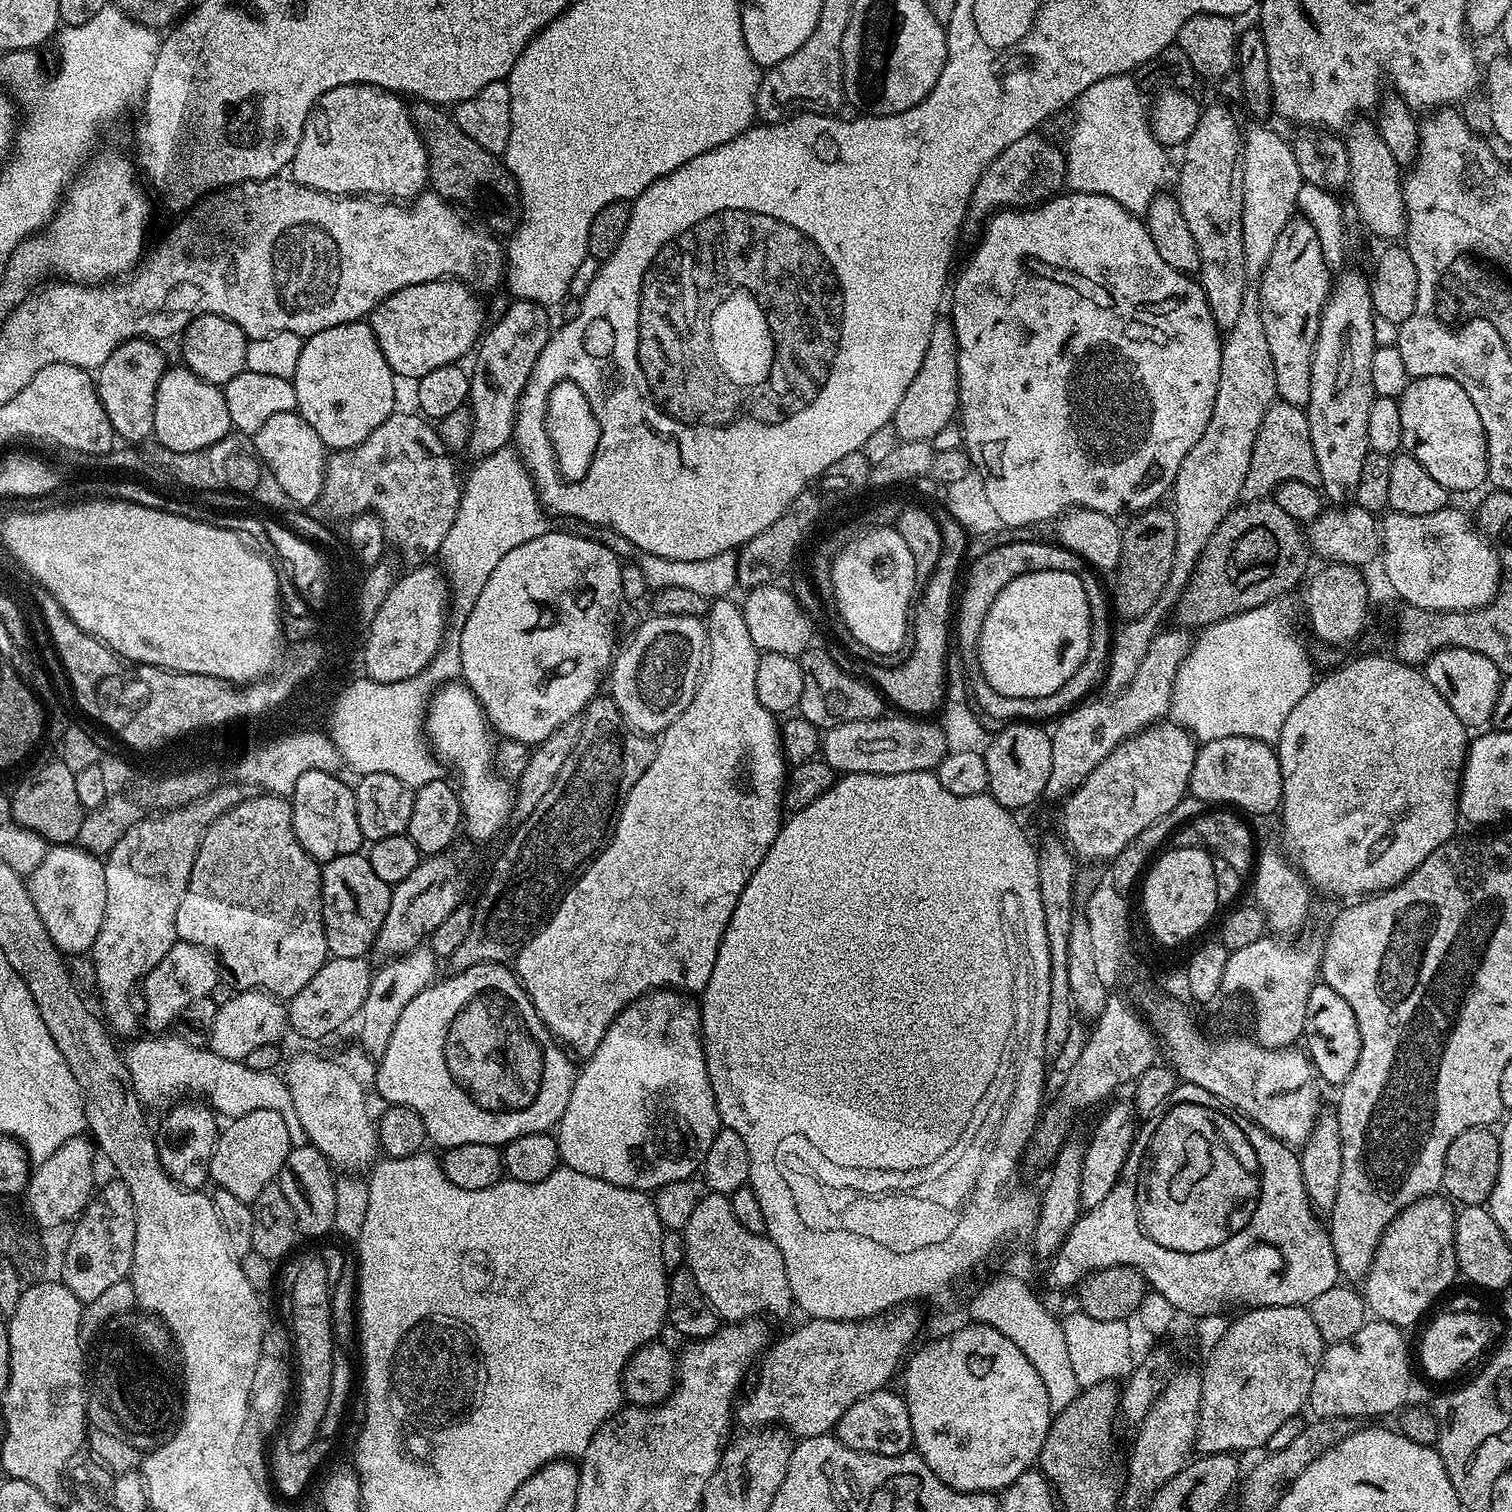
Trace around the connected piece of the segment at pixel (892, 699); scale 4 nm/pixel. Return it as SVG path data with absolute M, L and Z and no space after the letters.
M947 510L936 516L938 530L942 534L942 554L938 554L938 566L934 566L934 574L922 586L914 611L910 616L910 648L912 653L905 664L897 668L876 668L870 675L873 685L882 693L885 701L892 704L893 709L916 718L924 718L934 713L944 704L946 699L946 673L948 671L947 656L950 651L950 634L948 627L954 624L954 597L958 592L958 581L968 555L970 535L955 516Z

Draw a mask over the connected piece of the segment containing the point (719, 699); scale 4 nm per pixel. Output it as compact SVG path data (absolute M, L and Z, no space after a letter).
M732 598L713 599L706 613L706 663L690 706L686 706L686 710L682 710L682 714L678 714L676 721L665 728L659 737L654 762L646 766L642 778L634 782L634 786L624 797L615 817L610 839L605 843L600 855L577 875L576 883L560 899L555 912L514 957L514 971L520 985L528 991L536 1013L557 1041L571 1049L577 1057L592 1056L594 1050L598 1050L598 1042L602 1042L613 1018L644 993L653 990L679 990L685 994L703 993L704 987L710 982L711 969L718 958L718 946L734 914L734 906L738 906L738 898L742 898L746 882L750 882L754 870L758 870L762 858L766 858L770 846L774 846L774 838L778 838L782 823L780 812L785 811L786 761L780 748L777 717L768 712L766 706L762 706L762 702L758 702L758 686L754 686L760 653L760 649L750 638L743 607L737 601L735 604Z

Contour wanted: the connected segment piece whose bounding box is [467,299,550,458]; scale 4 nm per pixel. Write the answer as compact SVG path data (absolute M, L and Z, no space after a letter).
M513 299L511 303L501 314L500 321L483 333L474 352L476 365L470 368L472 385L468 399L474 414L474 434L470 434L467 451L473 452L476 458L509 447L522 390L526 390L530 370L534 370L534 362L538 362L538 354L542 354L550 335L549 309L545 305L518 299Z

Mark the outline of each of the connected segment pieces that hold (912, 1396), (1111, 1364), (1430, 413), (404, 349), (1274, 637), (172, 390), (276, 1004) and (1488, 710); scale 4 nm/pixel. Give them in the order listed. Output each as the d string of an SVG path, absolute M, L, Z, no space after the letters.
M971 1322L965 1326L964 1329L958 1330L957 1333L952 1333L949 1336L941 1336L939 1338L933 1339L931 1342L933 1344L928 1344L925 1346L925 1348L918 1349L919 1347L917 1347L915 1351L911 1353L911 1356L913 1355L912 1358L910 1356L902 1368L902 1374L904 1370L904 1388L902 1387L902 1395L904 1401L906 1402L906 1406L910 1410L910 1426L912 1427L912 1442L914 1445L914 1451L916 1455L924 1459L926 1466L930 1466L930 1470L934 1470L934 1474L938 1474L938 1478L942 1482L946 1482L946 1486L950 1486L954 1490L958 1490L959 1492L990 1492L993 1494L1003 1493L1006 1488L1011 1486L1011 1484L1015 1481L1016 1478L1018 1478L1019 1475L1028 1469L1031 1469L1033 1465L1035 1465L1040 1459L1040 1451L1046 1442L1046 1434L1050 1430L1050 1426L1052 1425L1052 1418L1054 1415L1052 1407L1050 1406L1050 1398L1046 1398L1046 1386L1044 1383L1042 1383L1042 1378L1038 1378L1038 1370L1034 1370L1034 1366L1030 1364L1030 1360L1026 1355L1022 1354L1022 1350L1020 1350L1018 1346L1016 1346L1014 1342L1010 1340L1010 1338L1006 1338L1006 1335L999 1333L998 1330L992 1328L990 1325Z
M1079 1311L1069 1313L1062 1323L1069 1359L1082 1388L1111 1383L1129 1375L1134 1359L1130 1324L1127 1321L1102 1322L1101 1319L1090 1318L1085 1312Z
M1422 376L1413 379L1399 397L1403 447L1426 466L1430 478L1449 493L1472 492L1488 478L1488 447L1474 402L1450 378Z
M455 278L431 280L414 286L406 286L390 298L386 298L370 313L370 323L374 330L374 338L386 358L386 362L392 367L397 377L405 376L409 382L415 382L421 376L430 374L438 366L455 364L463 361L463 356L473 351L485 331L484 308L476 296L471 283Z
M1287 599L1271 600L1269 604L1246 610L1237 616L1210 624L1197 635L1192 649L1178 666L1172 691L1170 716L1197 741L1214 738L1250 738L1265 742L1279 741L1282 726L1294 706L1311 690L1314 683L1312 660L1296 633L1292 608Z
M183 366L165 367L154 402L154 436L162 446L175 452L197 452L232 431L230 410L226 410L226 398L217 385L207 384Z
M240 990L230 1002L217 1007L212 1029L206 1033L206 1044L222 1058L243 1061L257 1046L280 1044L288 1031L288 1010L277 997L259 990Z
M1451 646L1441 648L1428 657L1426 675L1434 686L1434 690L1438 690L1438 694L1442 694L1442 698L1446 698L1450 710L1454 710L1454 714L1458 714L1458 718L1465 728L1475 730L1475 728L1481 727L1480 729L1483 729L1491 721L1494 706L1498 702L1502 673L1489 657L1465 648Z

